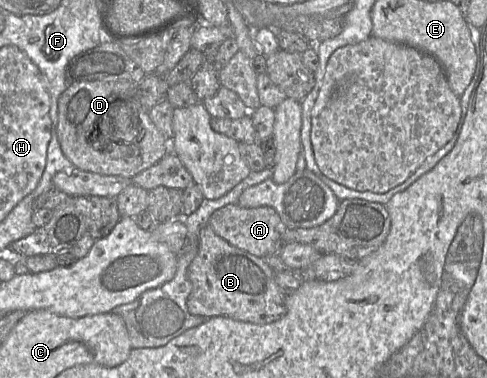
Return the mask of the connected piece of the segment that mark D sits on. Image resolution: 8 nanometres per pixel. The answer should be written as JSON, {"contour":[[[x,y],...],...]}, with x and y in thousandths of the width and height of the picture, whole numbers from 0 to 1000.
{"contour":[[[166,214],[136,230],[119,265],[119,328],[117,362],[131,413],[158,447],[199,458],[205,463],[236,463],[259,471],[273,471],[277,463],[324,431],[347,402],[347,370],[322,341],[312,323],[306,294],[294,288],[281,265],[285,220],[261,214]]]}

